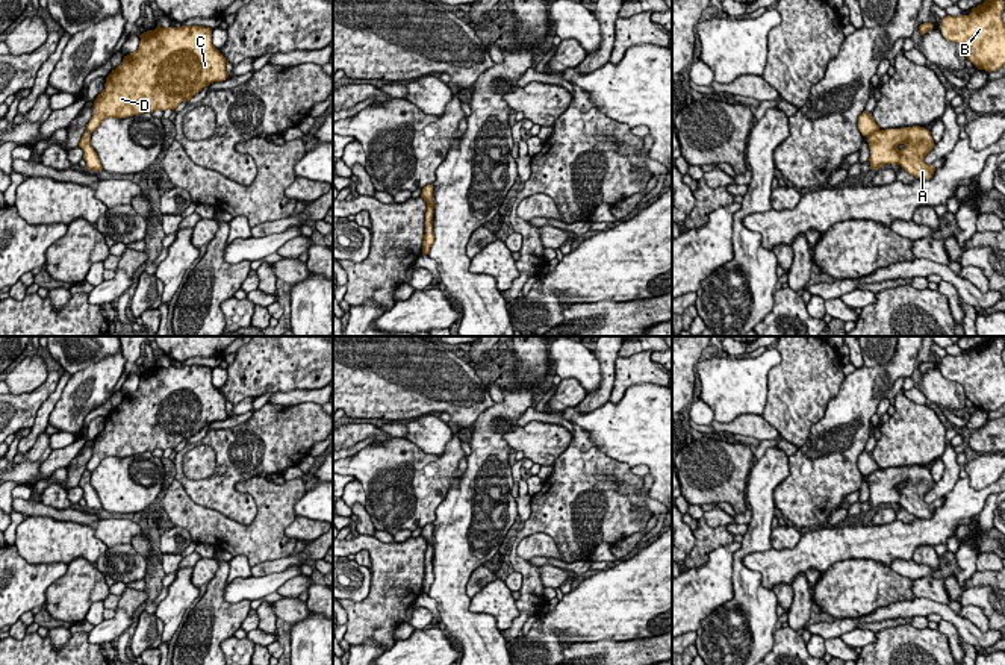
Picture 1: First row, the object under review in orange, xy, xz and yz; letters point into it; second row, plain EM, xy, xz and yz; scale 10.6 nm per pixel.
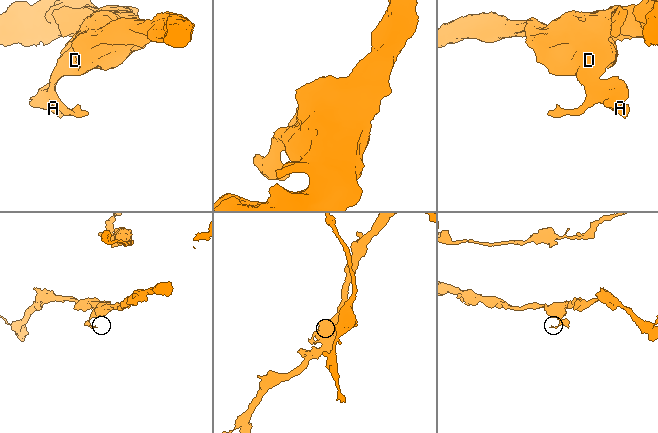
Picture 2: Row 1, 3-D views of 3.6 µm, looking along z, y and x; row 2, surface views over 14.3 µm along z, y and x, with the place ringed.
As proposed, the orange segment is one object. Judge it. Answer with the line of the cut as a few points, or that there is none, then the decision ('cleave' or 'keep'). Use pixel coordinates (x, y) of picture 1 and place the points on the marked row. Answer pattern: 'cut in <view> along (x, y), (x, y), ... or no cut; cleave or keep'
cut in yz along (878, 129), (868, 137); cleave

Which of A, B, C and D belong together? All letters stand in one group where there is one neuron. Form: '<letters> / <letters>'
A / B C D

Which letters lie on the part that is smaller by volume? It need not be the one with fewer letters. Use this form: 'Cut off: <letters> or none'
Cut off: A

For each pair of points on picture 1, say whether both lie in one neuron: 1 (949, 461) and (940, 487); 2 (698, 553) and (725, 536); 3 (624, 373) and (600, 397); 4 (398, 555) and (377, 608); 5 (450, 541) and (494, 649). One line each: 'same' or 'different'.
1: same
2: same
3: different
4: same
5: same

